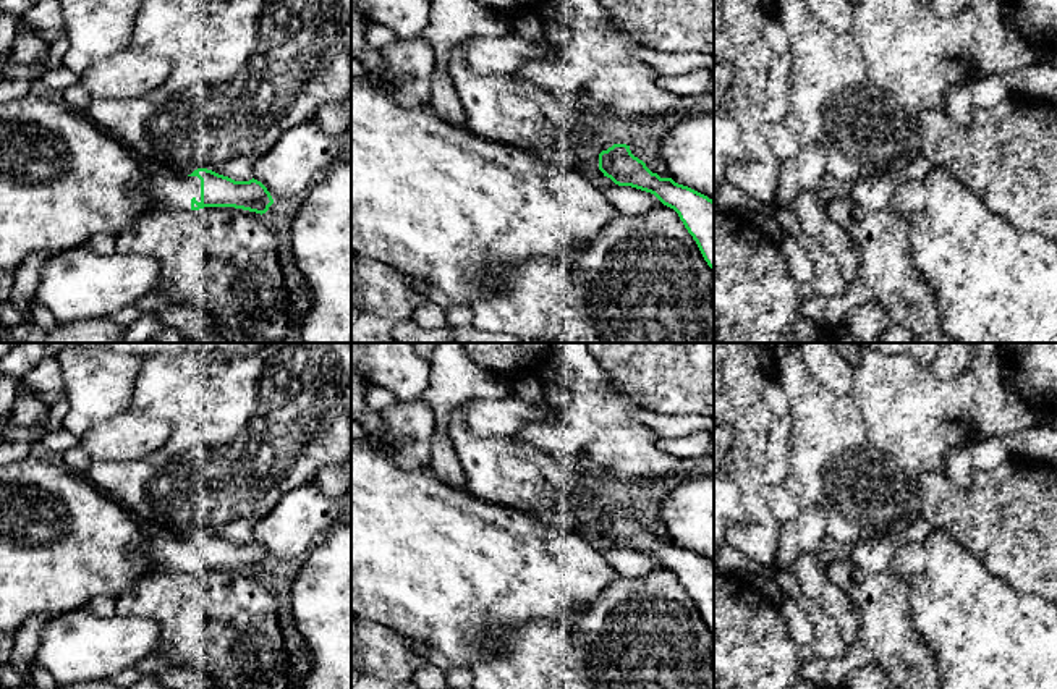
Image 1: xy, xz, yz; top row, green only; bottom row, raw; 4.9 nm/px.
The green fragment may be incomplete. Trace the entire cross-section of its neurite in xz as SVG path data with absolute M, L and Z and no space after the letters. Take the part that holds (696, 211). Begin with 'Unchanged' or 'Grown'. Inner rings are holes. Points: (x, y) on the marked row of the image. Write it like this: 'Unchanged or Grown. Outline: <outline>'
Grown. Outline: M613 144L599 154L599 170L610 183L599 186L602 196L623 215L639 215L659 205L673 209L714 270L714 201L660 178L626 144Z

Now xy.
Grown. Outline: M207 168L183 176L146 175L136 191L155 205L178 210L235 207L262 215L274 204L261 181L235 181Z

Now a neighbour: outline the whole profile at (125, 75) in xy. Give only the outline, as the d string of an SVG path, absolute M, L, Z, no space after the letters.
M123 49L96 60L79 82L91 99L134 99L160 87L172 73L172 63L155 55Z

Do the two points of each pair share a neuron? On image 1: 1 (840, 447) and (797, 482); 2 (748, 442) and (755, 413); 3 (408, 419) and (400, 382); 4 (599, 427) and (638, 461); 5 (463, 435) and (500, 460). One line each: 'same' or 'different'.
1: same
2: same
3: different
4: same
5: same

